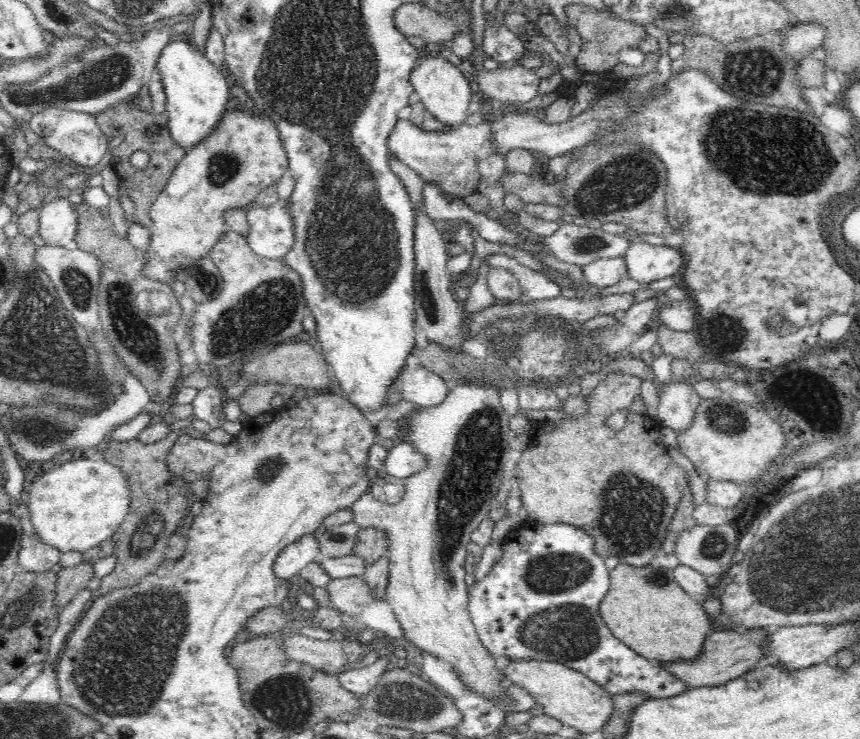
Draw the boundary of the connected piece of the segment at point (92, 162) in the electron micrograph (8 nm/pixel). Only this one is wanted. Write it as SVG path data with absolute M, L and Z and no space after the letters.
M55 108L46 112L34 113L34 116L29 120L29 127L38 137L44 139L47 144L53 146L64 157L77 162L87 169L94 168L96 164L100 164L100 160L106 154L108 145L106 135L98 127L96 117L91 114Z

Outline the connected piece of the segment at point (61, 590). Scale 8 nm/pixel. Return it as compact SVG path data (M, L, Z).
M81 562L73 567L62 568L57 572L57 585L55 596L55 609L57 612L64 610L76 594L87 588L86 585L94 575L92 566L94 562Z

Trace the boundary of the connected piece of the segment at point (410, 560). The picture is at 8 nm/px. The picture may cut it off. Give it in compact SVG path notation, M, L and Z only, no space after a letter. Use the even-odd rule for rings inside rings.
M456 383L442 404L420 407L418 412L412 411L402 419L400 440L412 444L420 454L424 454L424 458L428 458L428 466L422 472L416 472L403 480L404 496L401 501L393 505L382 503L373 498L369 487L351 506L354 524L360 529L380 529L388 537L389 581L385 598L403 628L401 640L416 644L430 654L448 661L461 676L465 687L492 701L507 699L506 676L503 676L491 652L481 643L471 621L469 587L464 583L464 559L471 536L482 520L489 516L498 488L504 482L507 468L514 459L509 444L513 438L509 428L511 416L502 408L500 397L501 390L488 383Z

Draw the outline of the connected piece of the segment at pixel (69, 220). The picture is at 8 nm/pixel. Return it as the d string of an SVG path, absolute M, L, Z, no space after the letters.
M60 196L50 197L42 206L37 235L46 245L63 246L75 249L77 212L68 200Z

